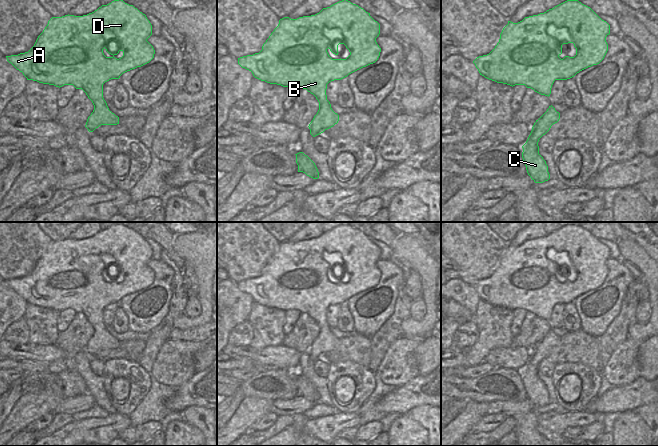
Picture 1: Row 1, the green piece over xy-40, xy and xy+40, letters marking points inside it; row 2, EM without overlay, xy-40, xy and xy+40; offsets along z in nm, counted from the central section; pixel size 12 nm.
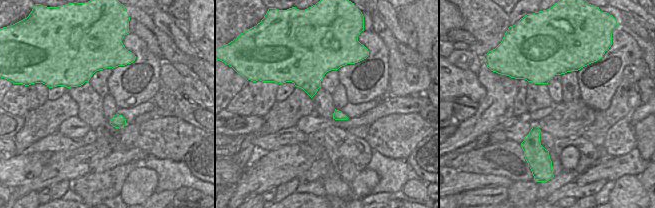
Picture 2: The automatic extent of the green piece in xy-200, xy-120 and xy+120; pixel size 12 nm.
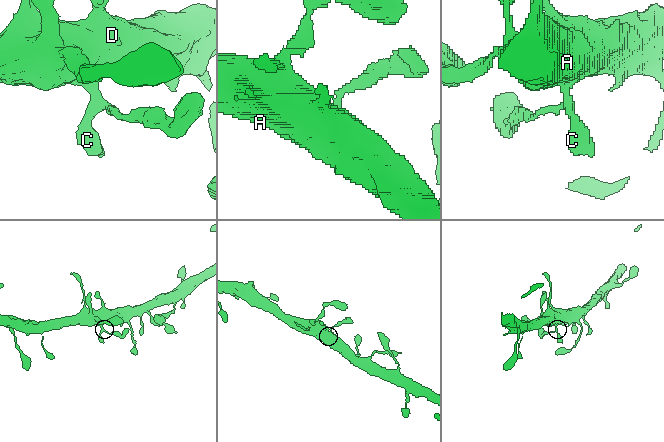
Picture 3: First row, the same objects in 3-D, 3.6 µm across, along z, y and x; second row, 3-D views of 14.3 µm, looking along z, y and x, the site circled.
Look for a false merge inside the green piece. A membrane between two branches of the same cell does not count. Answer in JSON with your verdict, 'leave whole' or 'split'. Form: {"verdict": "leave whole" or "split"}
{"verdict": "leave whole"}

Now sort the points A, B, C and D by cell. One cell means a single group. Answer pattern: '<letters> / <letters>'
A B C D

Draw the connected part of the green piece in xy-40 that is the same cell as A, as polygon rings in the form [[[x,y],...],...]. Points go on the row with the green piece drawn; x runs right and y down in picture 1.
[[[114,0],[87,15],[52,17],[28,52],[6,58],[27,80],[82,89],[94,105],[85,125],[93,132],[101,125],[119,124],[119,117],[109,110],[103,98],[103,84],[154,58],[155,50],[147,41],[151,35],[152,25],[145,14],[123,0]]]

